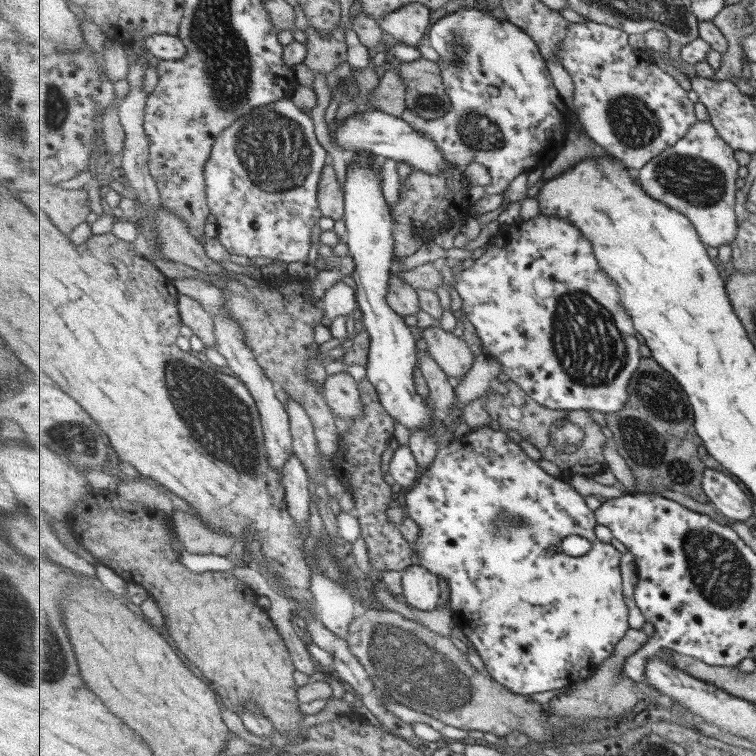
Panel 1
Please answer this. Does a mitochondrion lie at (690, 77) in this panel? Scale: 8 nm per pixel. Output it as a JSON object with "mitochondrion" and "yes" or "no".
{"mitochondrion":"no"}

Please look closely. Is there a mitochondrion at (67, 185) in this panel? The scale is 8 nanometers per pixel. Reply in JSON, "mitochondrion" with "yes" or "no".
{"mitochondrion":"no"}

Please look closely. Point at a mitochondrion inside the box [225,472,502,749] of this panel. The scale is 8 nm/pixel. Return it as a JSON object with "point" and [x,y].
{"point":[423,669]}

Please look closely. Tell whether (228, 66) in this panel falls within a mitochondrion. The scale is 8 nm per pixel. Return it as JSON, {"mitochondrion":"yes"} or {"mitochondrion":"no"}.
{"mitochondrion":"yes"}

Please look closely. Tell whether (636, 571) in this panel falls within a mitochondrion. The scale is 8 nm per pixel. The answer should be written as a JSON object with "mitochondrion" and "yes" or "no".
{"mitochondrion":"no"}

